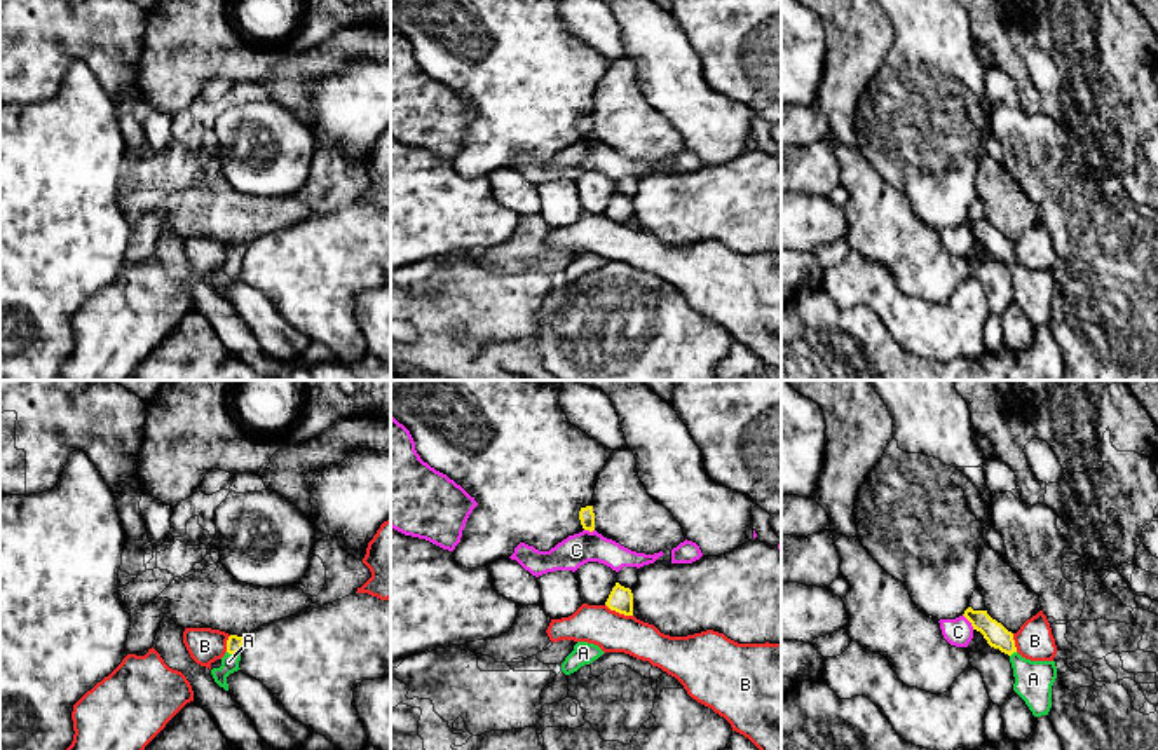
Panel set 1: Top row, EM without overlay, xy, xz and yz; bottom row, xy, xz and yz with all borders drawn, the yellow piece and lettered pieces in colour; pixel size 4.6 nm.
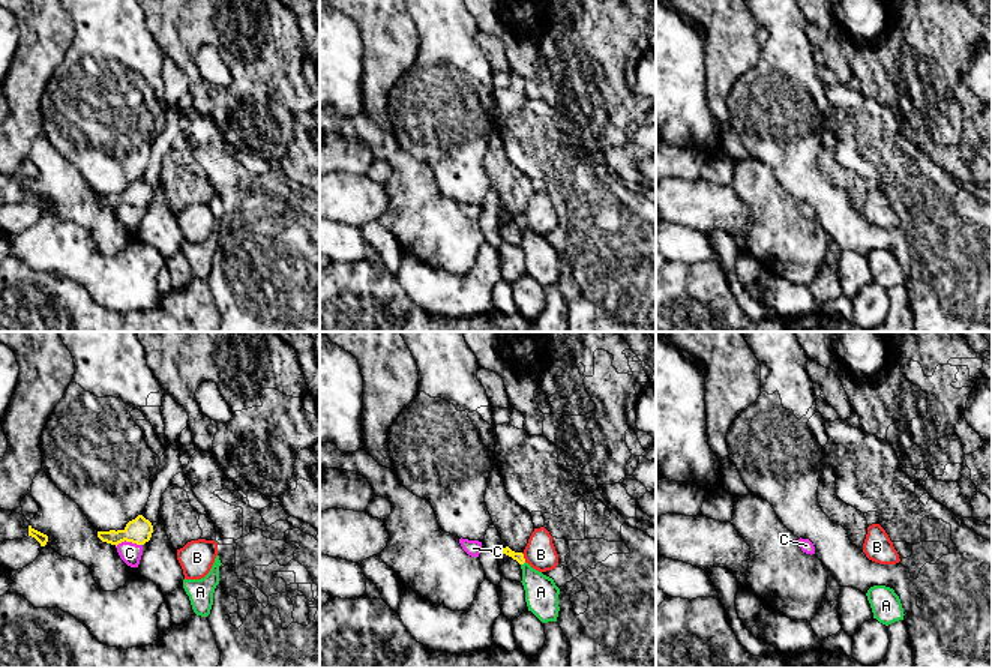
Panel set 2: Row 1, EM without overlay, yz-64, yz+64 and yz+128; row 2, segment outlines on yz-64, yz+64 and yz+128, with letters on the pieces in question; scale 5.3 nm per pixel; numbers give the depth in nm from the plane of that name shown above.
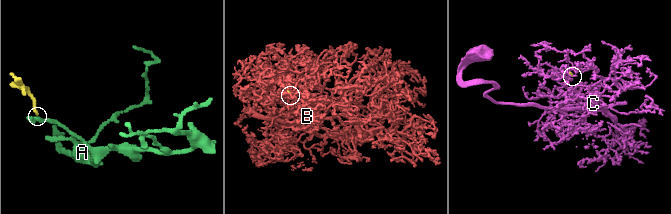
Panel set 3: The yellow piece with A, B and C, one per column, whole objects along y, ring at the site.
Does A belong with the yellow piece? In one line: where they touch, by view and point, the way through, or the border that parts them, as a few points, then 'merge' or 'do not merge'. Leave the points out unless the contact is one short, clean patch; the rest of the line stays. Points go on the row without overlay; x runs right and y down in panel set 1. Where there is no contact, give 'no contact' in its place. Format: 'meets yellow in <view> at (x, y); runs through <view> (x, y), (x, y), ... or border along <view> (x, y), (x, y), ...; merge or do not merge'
meets yellow in xy at (234, 262); runs through xy (234, 253), (234, 262), (229, 271); merge

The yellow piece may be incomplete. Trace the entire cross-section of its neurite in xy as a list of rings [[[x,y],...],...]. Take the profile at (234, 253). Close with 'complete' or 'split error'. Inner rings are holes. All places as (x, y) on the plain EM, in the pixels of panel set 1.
[[[230,244],[227,249],[227,262],[221,267],[221,276],[211,279],[215,291],[225,300],[228,300],[227,286],[241,279],[239,270],[241,270],[242,253],[244,253],[242,246]]]; split error

